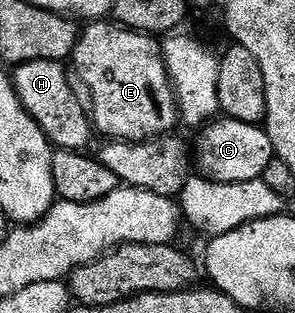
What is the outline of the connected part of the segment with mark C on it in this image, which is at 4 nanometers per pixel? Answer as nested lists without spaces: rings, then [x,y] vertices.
[[[216,118],[202,129],[199,141],[193,144],[193,160],[201,167],[202,175],[214,184],[217,182],[249,182],[263,175],[265,166],[276,159],[275,147],[266,127],[246,124],[226,118]]]

